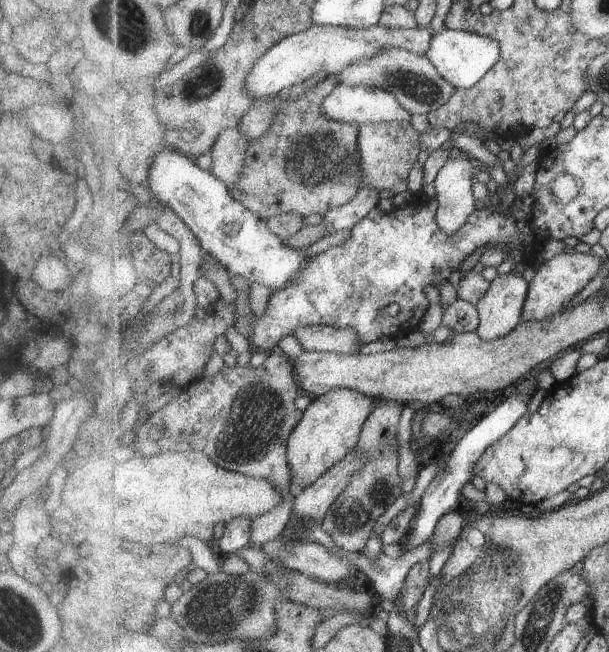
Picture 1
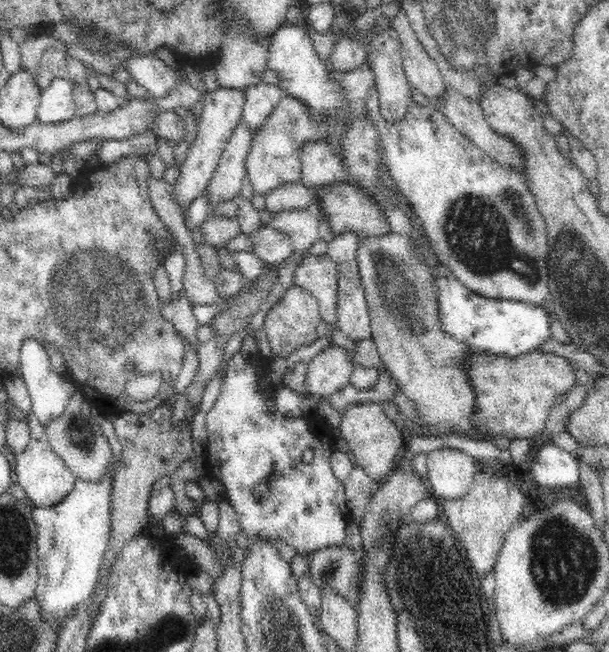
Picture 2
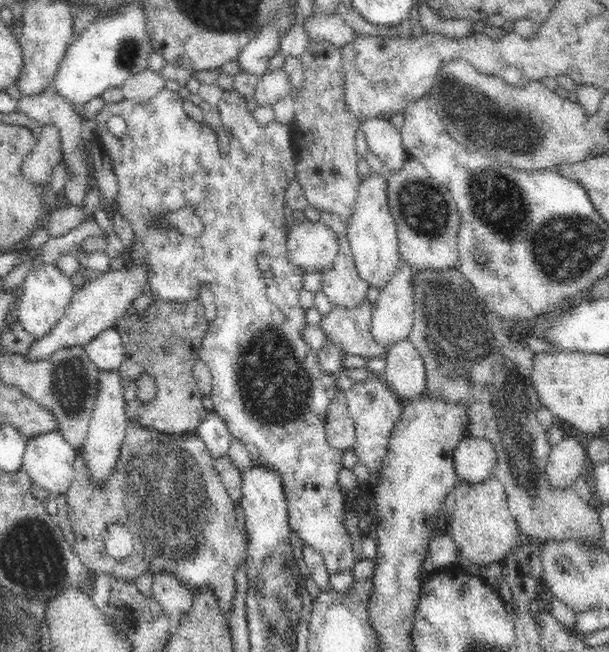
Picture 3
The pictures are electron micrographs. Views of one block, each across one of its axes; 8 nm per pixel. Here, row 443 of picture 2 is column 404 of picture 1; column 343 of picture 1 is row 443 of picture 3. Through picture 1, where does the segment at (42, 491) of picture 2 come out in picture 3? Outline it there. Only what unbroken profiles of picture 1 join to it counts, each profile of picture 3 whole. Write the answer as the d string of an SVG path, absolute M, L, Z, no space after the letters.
M59 431L27 439L22 468L33 484L48 490L52 497L66 495L74 480L76 449Z

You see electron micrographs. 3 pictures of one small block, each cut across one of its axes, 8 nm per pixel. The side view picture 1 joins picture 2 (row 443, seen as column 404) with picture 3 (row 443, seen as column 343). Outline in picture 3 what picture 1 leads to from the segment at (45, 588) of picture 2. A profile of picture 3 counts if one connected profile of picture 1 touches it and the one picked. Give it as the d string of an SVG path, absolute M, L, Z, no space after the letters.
M116 368L114 370L99 370L98 372L98 392L96 392L96 402L92 417L89 423L89 429L87 432L85 443L83 444L83 451L85 452L87 467L91 472L91 478L96 480L95 484L98 484L98 480L104 480L112 468L116 466L116 460L118 460L121 444L125 439L127 428L129 424L128 415L126 415L126 406L128 402L124 400L124 391L128 385L129 379L121 374L121 370Z

